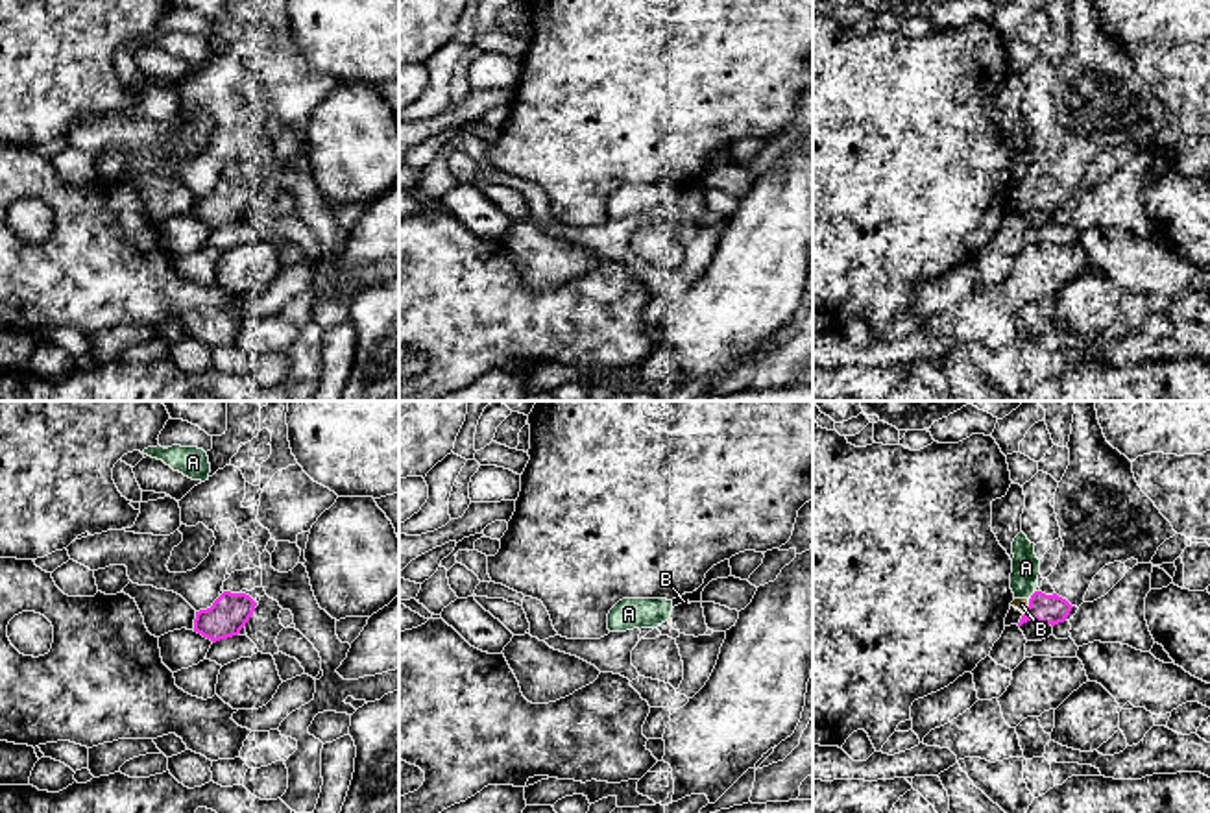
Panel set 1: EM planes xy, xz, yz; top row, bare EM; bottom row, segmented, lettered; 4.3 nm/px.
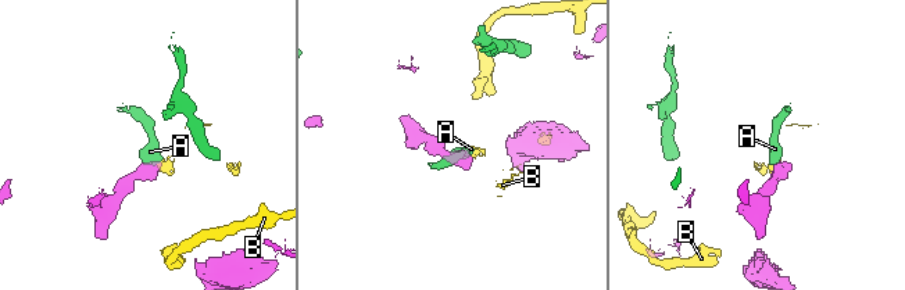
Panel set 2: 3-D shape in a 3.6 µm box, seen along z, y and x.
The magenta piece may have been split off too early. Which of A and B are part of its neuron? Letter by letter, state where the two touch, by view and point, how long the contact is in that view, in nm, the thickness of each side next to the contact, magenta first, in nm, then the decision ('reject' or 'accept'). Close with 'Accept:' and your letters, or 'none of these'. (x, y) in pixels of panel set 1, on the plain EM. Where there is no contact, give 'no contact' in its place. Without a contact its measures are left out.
A: meets magenta in yz at (1031, 182); contact 50 nm long; 130 nm thick on the magenta side, 130 nm on the other; reject
B: meets magenta in yz at (1028, 193); contact 80 nm long; 130 nm thick on the magenta side, 50 nm on the other; reject
Accept: none of these

